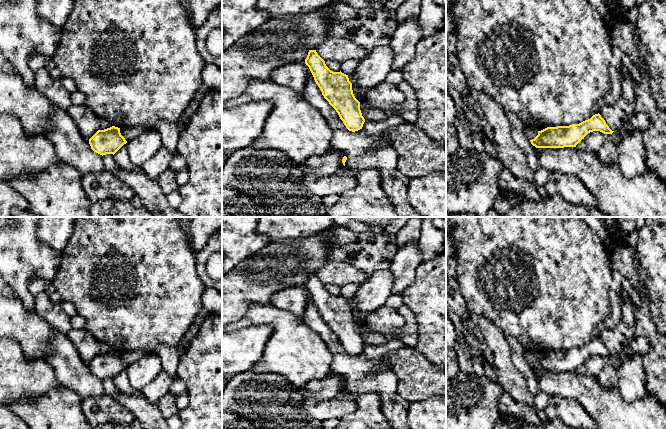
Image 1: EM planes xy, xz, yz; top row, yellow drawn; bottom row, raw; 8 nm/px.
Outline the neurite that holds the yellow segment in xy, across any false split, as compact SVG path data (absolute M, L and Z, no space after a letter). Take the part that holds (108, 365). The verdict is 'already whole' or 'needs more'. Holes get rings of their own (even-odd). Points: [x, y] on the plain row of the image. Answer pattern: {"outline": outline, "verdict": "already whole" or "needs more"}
{"outline": "M112 350L98 354L90 363L91 373L100 378L115 378L127 365L120 357L120 352Z", "verdict": "already whole"}

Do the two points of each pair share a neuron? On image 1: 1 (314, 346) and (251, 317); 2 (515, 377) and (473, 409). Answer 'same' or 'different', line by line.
1: same
2: different

